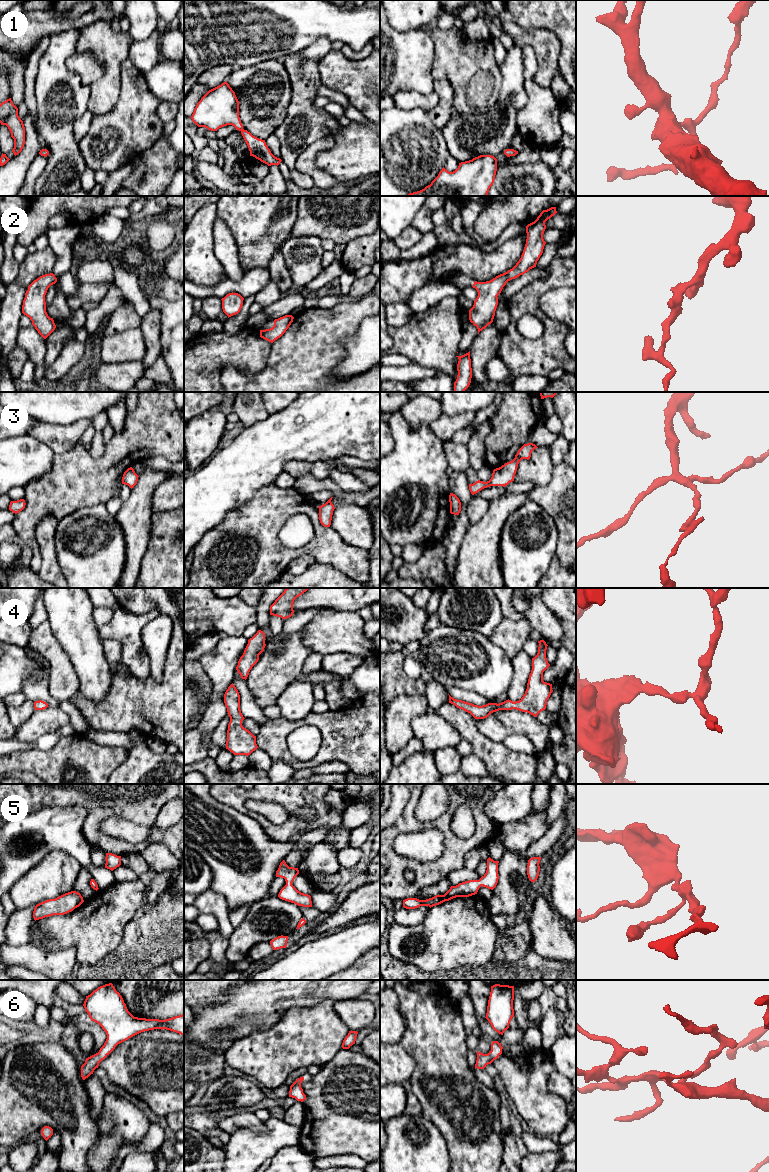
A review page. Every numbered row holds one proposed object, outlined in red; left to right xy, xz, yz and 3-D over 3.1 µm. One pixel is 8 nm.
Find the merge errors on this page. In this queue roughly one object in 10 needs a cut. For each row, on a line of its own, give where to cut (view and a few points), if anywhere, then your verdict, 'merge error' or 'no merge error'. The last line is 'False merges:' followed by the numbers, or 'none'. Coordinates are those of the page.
1: no cut; no merge error
2: no cut; no merge error
3: no cut; no merge error
4: no cut; no merge error
5: no cut; no merge error
6: no cut; no merge error
False merges: none

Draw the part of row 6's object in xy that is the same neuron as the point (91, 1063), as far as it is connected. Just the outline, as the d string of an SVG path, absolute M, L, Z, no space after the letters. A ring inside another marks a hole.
M112 983L100 986L90 995L86 996L83 1006L91 1021L98 1023L107 1035L107 1039L99 1052L86 1058L85 1063L81 1066L81 1077L83 1080L93 1074L94 1070L98 1068L99 1063L104 1060L118 1044L141 1032L154 1029L166 1029L184 1036L184 1014L165 1020L134 1017L128 1011L122 996L116 991Z

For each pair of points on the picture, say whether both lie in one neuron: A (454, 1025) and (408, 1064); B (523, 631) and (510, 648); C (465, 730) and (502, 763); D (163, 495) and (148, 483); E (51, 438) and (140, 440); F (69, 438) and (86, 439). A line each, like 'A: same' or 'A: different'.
A: different
B: same
C: same
D: different
E: different
F: different

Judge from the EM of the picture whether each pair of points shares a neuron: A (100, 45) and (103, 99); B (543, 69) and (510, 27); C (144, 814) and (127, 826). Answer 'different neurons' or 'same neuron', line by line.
A: same neuron
B: same neuron
C: different neurons

